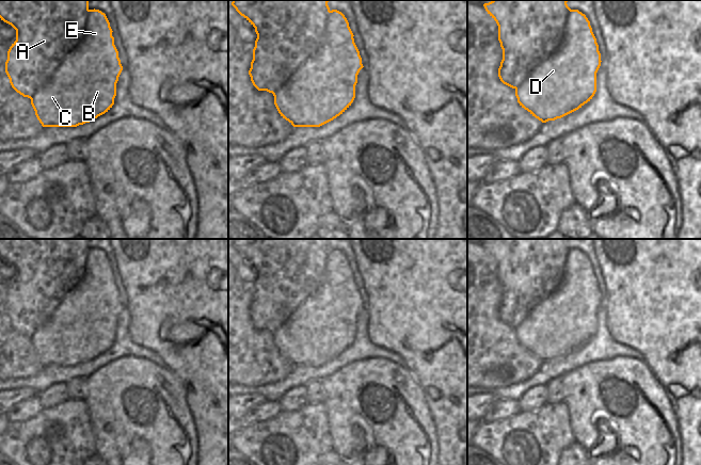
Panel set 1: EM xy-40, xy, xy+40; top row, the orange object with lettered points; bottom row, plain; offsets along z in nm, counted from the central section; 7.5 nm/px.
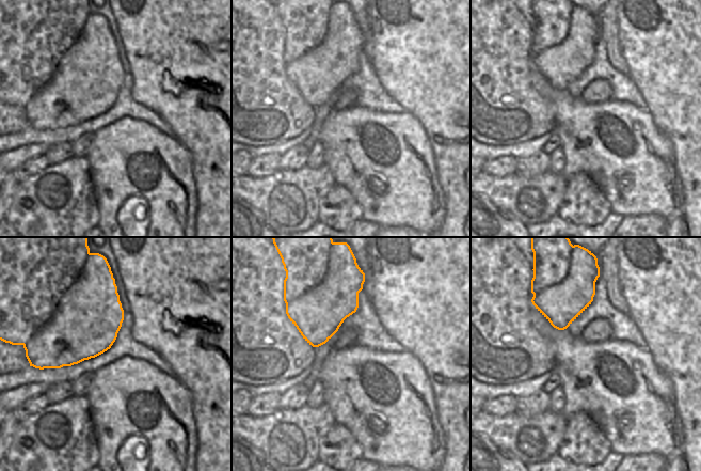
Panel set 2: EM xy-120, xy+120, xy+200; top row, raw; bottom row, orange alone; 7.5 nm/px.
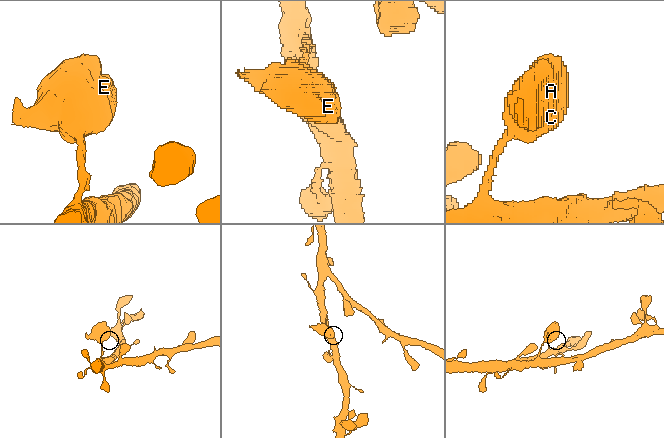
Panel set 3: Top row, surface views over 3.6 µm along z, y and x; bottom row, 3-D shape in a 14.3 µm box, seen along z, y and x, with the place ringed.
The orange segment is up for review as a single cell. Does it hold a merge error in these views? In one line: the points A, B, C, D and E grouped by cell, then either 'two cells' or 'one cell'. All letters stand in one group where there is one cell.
A / B C D E | two cells

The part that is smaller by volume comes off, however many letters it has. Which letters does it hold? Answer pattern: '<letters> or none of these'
A

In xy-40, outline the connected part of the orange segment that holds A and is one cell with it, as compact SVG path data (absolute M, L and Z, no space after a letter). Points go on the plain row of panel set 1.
M0 239L0 257L16 269L16 279L7 290L5 311L12 326L32 337L52 316L61 301L80 283L84 273L90 239Z

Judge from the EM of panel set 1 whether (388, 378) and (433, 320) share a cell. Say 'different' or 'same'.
different

